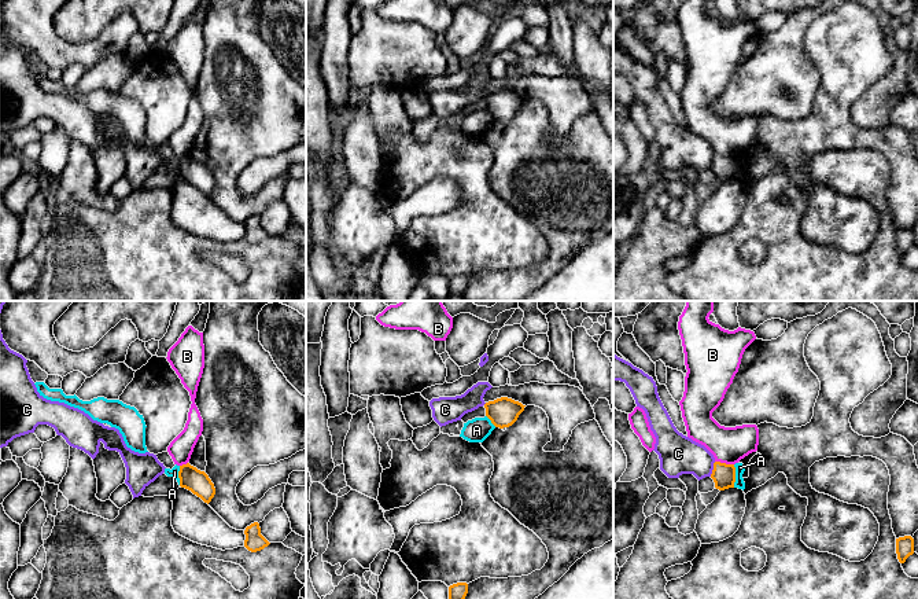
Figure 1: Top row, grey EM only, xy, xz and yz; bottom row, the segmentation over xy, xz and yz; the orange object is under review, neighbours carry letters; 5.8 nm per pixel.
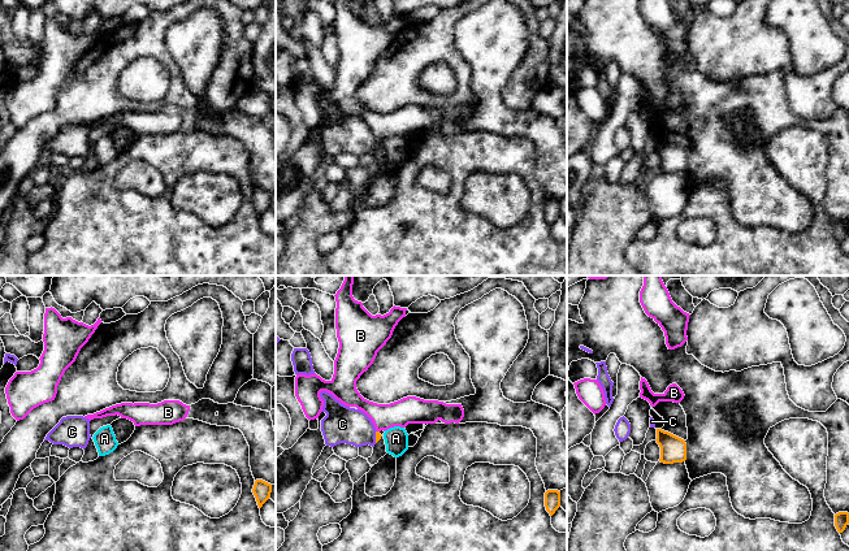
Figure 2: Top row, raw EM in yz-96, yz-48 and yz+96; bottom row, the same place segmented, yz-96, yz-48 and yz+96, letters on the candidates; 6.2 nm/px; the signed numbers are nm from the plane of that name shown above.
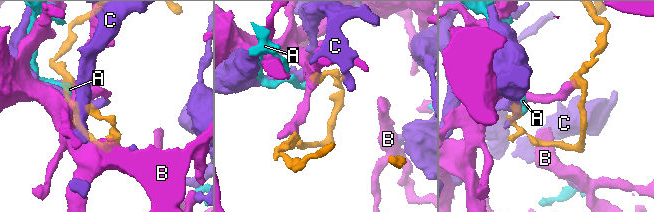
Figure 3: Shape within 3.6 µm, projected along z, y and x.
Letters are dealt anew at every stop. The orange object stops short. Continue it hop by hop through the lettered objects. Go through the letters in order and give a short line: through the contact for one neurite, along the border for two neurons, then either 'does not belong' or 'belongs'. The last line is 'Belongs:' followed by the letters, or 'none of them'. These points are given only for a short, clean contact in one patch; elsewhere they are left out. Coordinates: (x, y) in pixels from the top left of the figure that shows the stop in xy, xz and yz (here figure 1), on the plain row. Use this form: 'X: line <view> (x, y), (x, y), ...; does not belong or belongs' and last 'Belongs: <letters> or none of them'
A: line yz (733, 157), (734, 179); does not belong
B: does not belong
C: line yz (715, 154), (710, 168); does not belong
Belongs: none of them

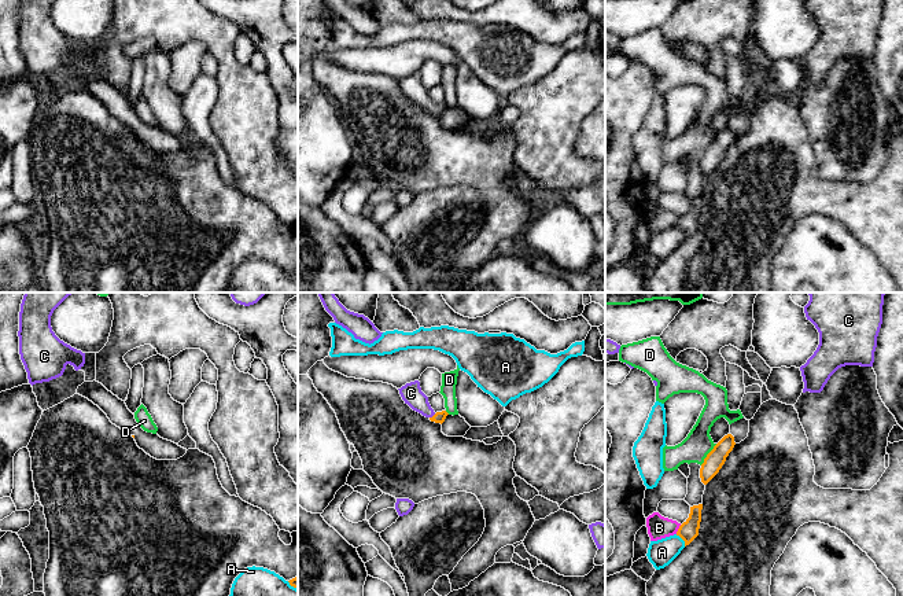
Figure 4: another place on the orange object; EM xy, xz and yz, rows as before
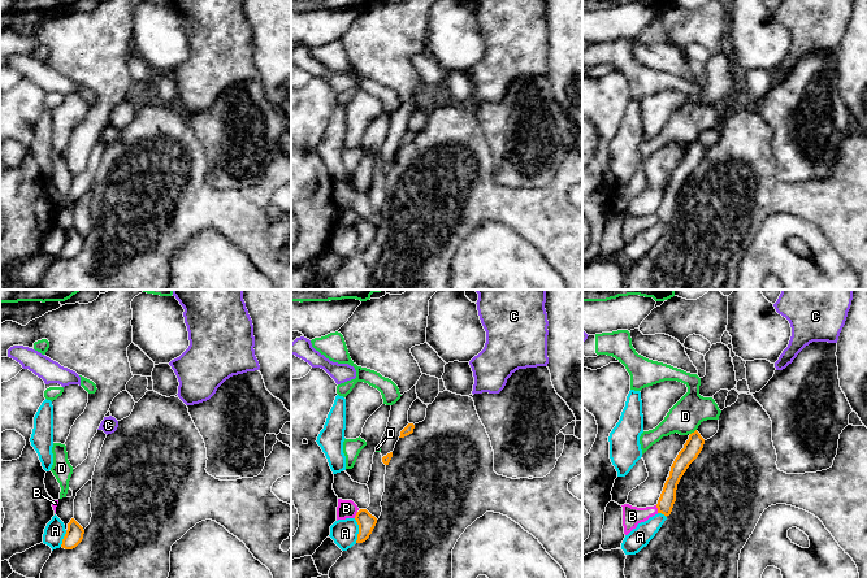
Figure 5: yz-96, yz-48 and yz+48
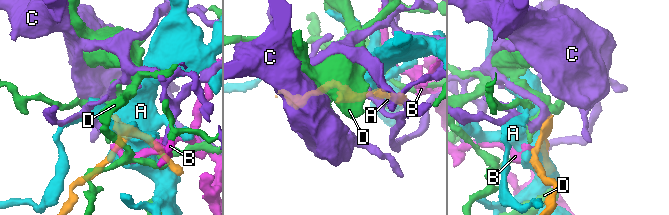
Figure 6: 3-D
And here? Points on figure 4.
A: does not belong
B: line yz (681, 217), (675, 225); does not belong
C: line xz (439, 109), (434, 107), (411, 85); belongs
D: line yz (717, 136), (700, 157); does not belong
Belongs: C

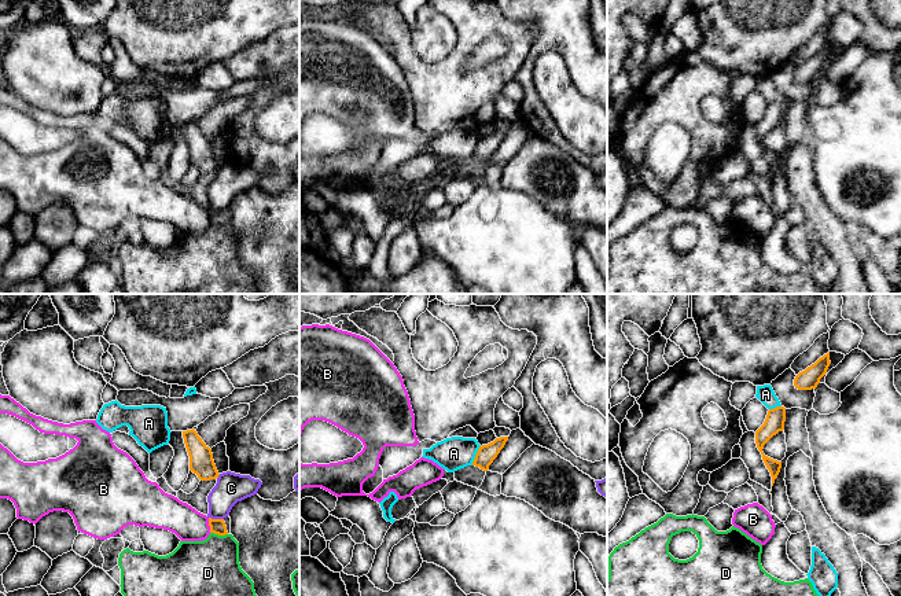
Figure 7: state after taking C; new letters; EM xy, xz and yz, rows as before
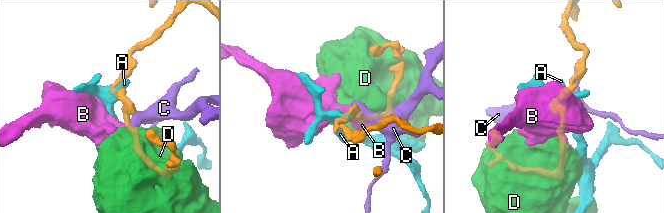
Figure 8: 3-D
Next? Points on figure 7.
A: line xz (480, 138), (471, 157); does not belong
B: does not belong
C: does not belong
D: does not belong
Belongs: none of them

